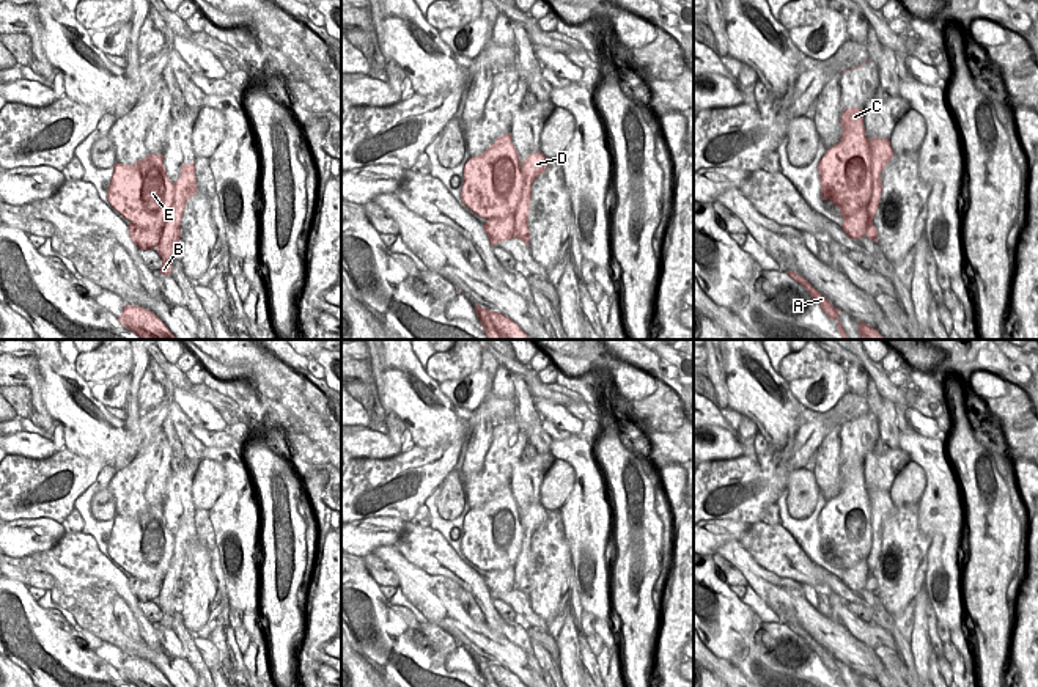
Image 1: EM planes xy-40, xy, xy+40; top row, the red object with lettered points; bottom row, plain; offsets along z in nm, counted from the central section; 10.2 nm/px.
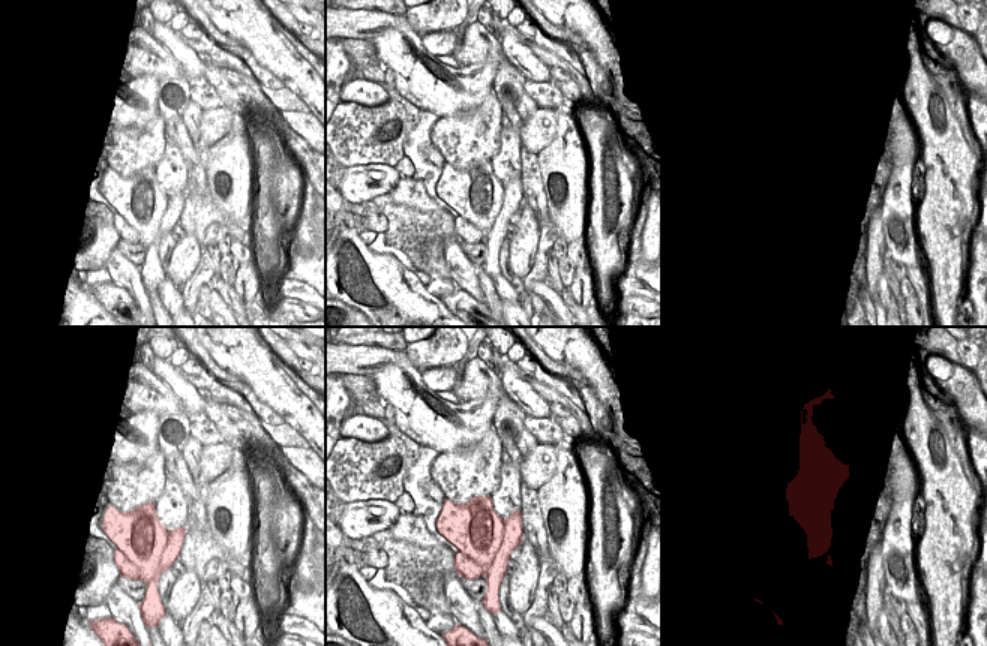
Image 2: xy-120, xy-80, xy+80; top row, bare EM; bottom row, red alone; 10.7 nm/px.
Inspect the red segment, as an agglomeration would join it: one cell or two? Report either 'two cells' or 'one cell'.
two cells

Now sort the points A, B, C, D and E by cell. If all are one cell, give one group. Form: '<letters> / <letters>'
A B D / C E

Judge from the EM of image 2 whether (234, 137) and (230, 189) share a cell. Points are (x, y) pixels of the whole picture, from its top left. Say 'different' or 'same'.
same

